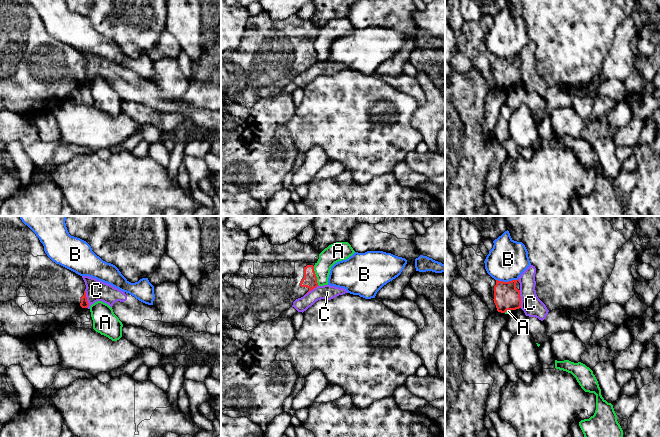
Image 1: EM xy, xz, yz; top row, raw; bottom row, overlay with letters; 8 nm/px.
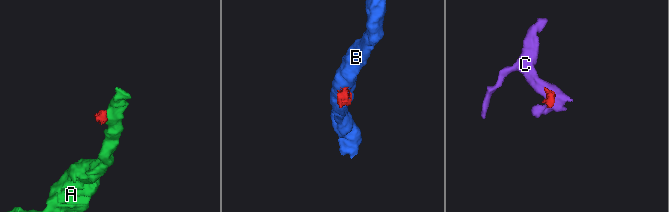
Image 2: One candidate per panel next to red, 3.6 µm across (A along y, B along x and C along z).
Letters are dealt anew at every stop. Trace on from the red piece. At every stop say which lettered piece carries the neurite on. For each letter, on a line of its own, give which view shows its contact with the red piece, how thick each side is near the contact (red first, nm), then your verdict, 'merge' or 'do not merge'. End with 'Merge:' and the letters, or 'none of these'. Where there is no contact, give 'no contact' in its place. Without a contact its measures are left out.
A: xz | 110/150 nm | do not merge
B: yz | 200/320 nm | do not merge
C: yz | 200/160 nm | do not merge
Merge: none of these

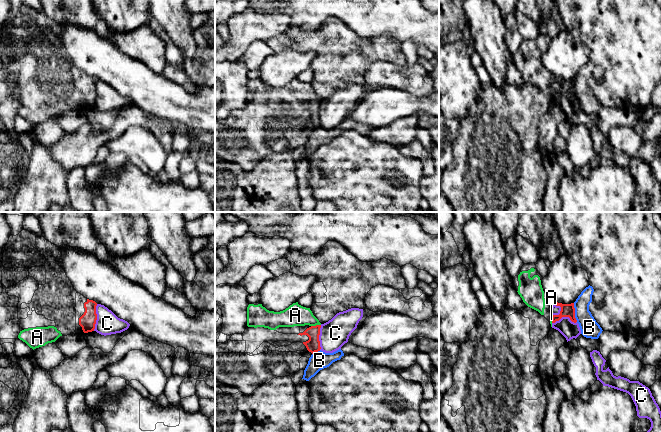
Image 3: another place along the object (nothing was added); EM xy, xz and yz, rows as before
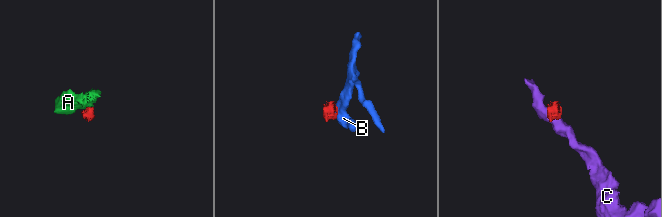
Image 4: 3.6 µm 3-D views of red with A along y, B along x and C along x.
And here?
A: xz | 110/180 nm | merge
B: yz | 110/150 nm | do not merge
C: xy | 140/190 nm | do not merge
Merge: A

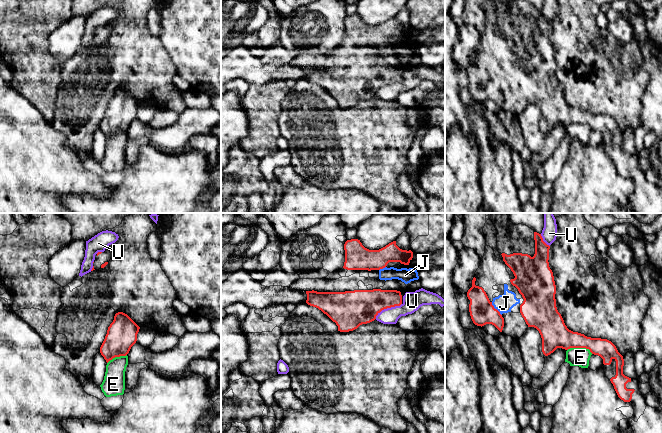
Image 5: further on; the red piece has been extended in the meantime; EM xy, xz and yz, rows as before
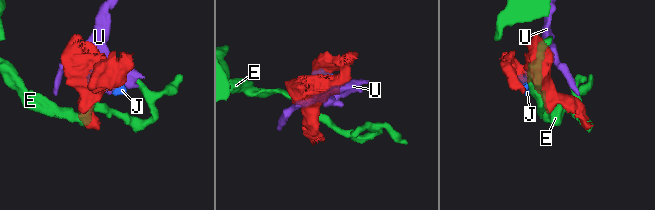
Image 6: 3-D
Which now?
E: yz | 220/150 nm | do not merge
J: yz | 200/150 nm | merge
U: xz | 280/160 nm | do not merge
Merge: J

